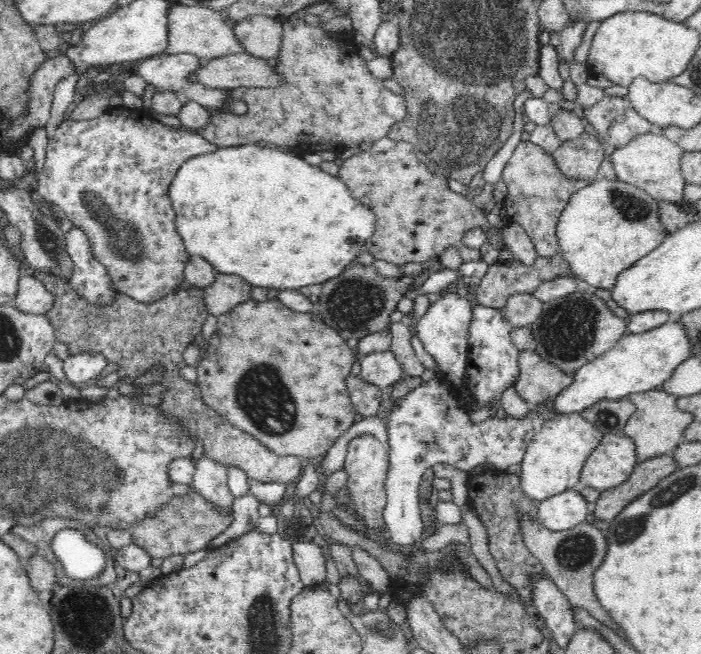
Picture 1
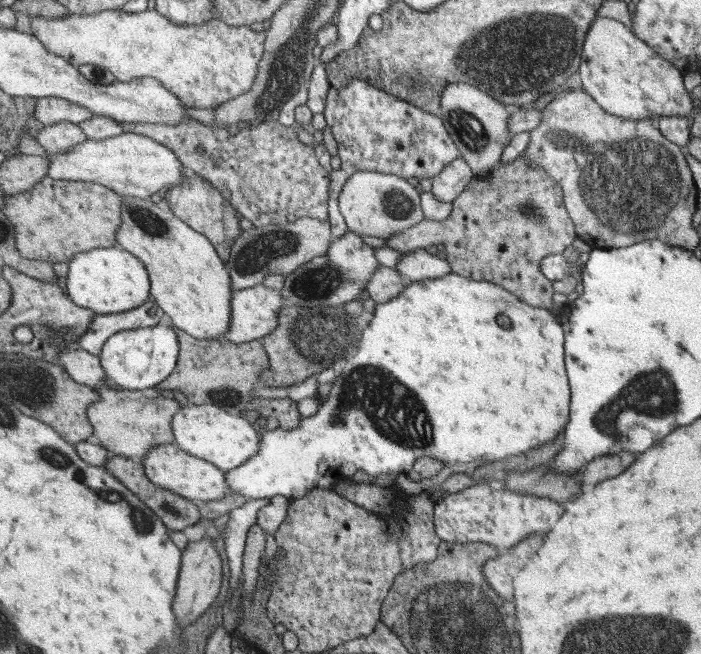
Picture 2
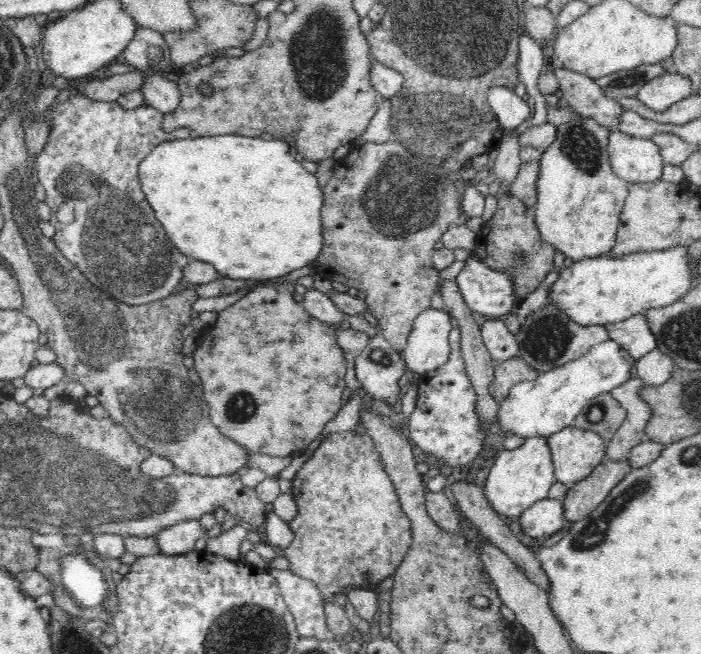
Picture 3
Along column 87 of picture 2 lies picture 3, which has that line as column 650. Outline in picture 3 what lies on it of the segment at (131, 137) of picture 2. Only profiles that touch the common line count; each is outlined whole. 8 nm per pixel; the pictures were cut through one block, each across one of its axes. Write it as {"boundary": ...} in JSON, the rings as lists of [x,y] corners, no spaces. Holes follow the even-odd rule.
{"boundary":[[[612,130],[607,151],[611,169],[618,178],[632,184],[661,179],[664,162],[651,138],[641,139]]]}

